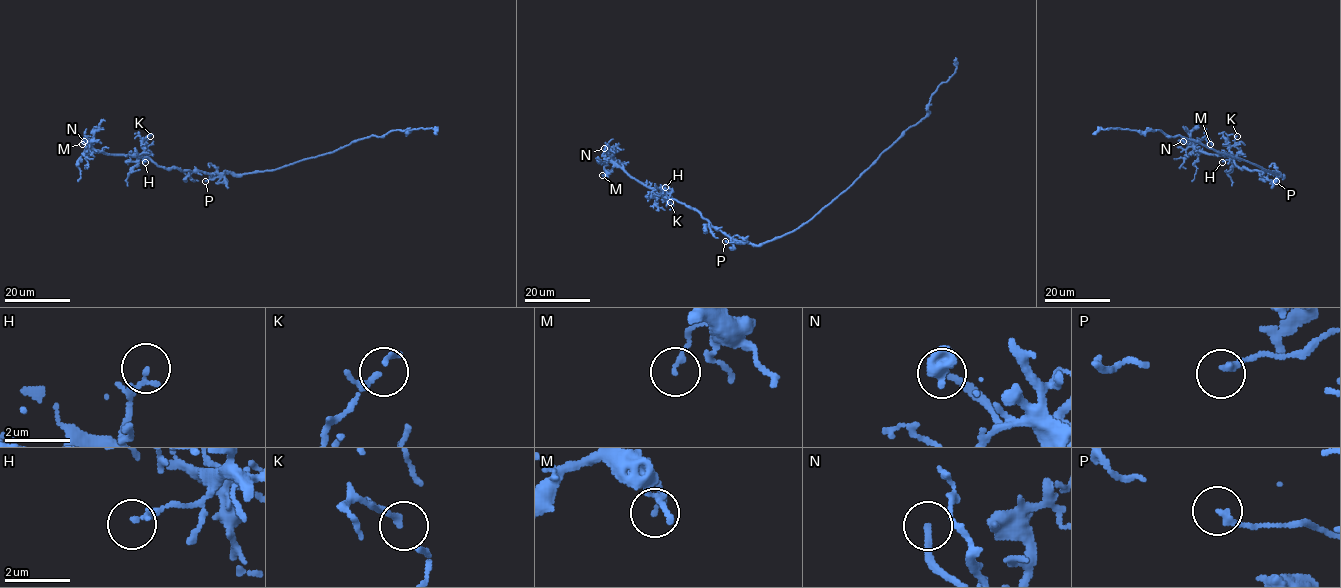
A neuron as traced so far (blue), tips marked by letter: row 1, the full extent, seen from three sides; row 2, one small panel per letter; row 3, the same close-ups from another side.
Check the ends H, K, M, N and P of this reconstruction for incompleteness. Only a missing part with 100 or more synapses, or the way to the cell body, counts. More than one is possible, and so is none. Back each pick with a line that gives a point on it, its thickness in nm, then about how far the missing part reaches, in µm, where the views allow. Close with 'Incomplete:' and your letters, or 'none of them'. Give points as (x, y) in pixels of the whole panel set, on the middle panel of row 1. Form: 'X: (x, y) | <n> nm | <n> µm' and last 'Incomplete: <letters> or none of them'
N: (604, 148) | 200 nm | 40 µm
Incomplete: N

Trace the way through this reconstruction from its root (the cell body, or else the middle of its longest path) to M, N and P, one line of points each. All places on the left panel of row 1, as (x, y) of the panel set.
M: (269, 170), (232, 174), (164, 168), (146, 157), (107, 154), (89, 147), (85, 139), (82, 144)
N: (269, 170), (232, 174), (164, 168), (146, 157), (97, 152), (84, 141)
P: (269, 170), (220, 174), (205, 181)

